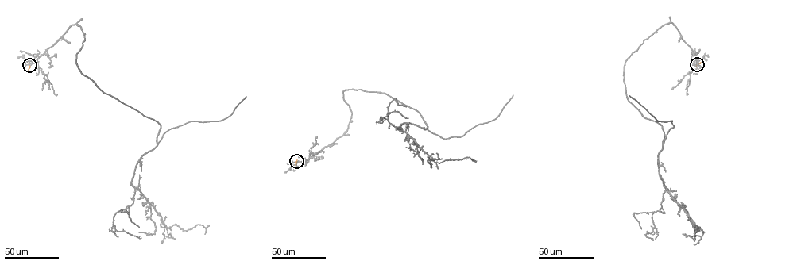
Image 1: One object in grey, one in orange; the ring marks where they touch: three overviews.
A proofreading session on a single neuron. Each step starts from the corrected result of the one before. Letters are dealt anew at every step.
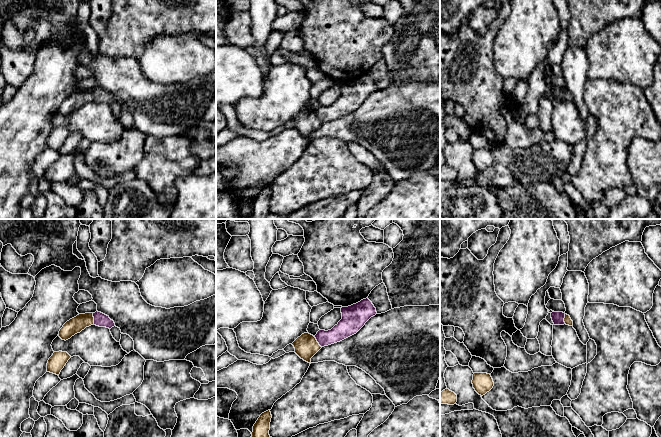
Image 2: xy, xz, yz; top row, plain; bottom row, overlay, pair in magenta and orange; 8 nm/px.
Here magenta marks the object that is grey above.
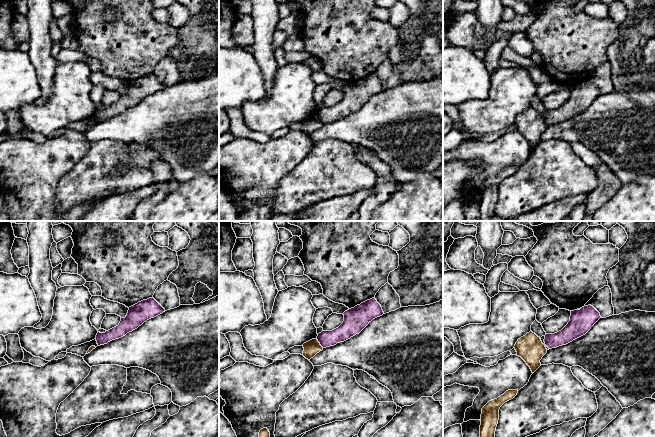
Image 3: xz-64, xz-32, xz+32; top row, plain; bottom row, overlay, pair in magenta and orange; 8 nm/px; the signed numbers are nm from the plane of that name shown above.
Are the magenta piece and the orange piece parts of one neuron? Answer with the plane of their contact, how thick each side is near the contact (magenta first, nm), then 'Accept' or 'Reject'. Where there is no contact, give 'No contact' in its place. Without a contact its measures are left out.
Touches magenta in xz. Thickness 150 nm (magenta) against 190 nm. Reject

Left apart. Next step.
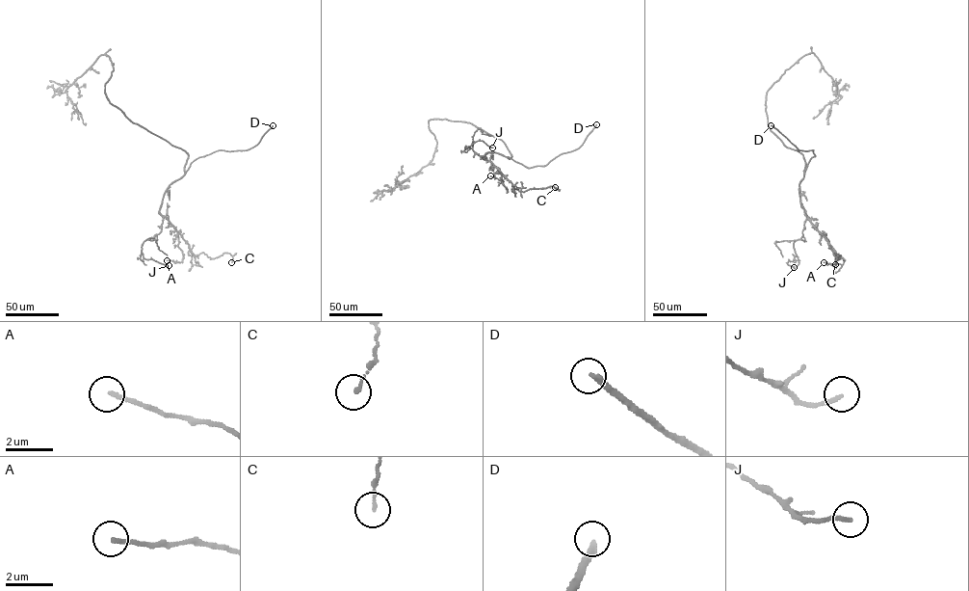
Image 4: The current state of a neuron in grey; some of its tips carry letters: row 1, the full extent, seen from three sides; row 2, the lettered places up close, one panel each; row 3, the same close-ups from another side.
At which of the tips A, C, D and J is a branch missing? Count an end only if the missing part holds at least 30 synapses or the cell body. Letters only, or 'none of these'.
D

